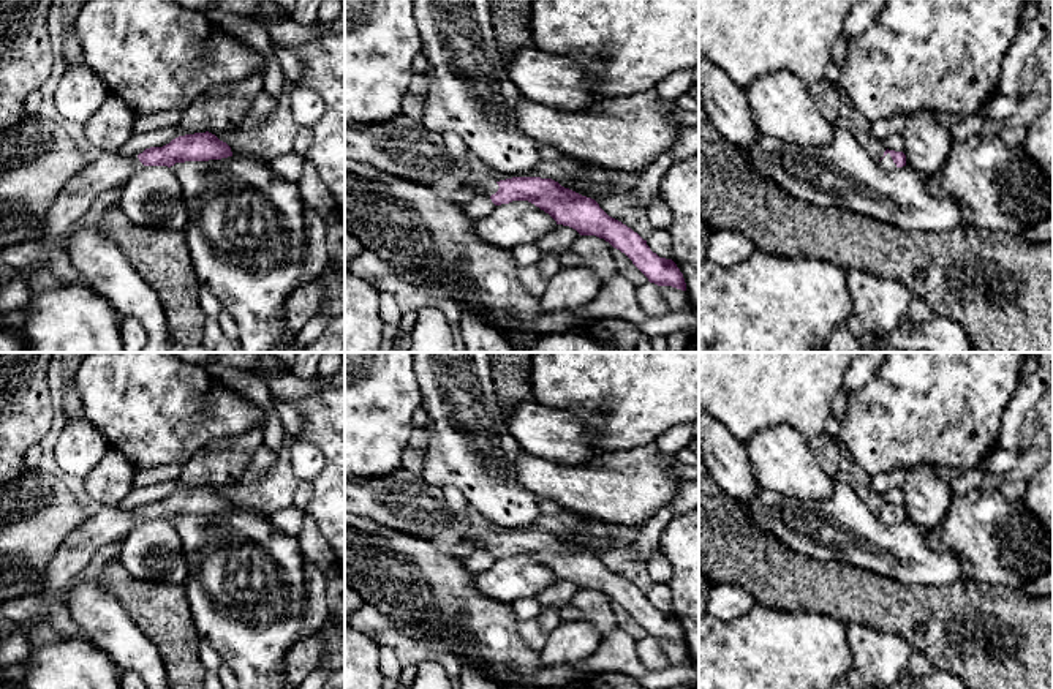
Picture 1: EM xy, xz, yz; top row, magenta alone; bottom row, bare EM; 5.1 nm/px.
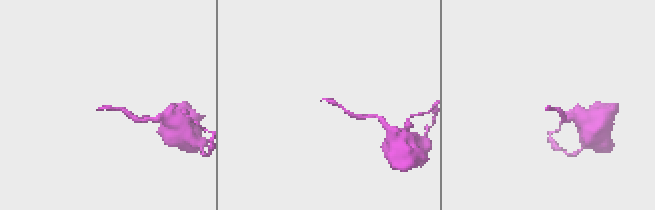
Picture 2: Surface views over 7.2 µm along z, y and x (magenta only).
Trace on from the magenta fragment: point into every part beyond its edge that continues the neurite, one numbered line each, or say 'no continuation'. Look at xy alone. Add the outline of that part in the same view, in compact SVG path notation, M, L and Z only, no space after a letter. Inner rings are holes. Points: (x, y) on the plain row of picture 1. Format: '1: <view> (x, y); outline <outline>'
1: xy (111, 523); outline M117 506L115 507L103 507L96 515L89 517L74 531L71 531L68 534L68 537L65 539L62 547L55 552L54 558L47 564L44 575L40 578L40 582L38 582L40 589L30 593L27 596L44 596L49 591L57 591L60 588L65 588L85 569L85 566L90 563L90 559L100 548L106 547L108 544L112 544L115 540L122 540L131 529L134 529L136 526L139 526L144 521L145 520L139 515L138 510L126 512L126 510L119 509ZM21 596L21 597L27 597L27 596ZM17 597L17 599L21 599L21 597ZM13 599L13 601L17 601L17 599Z

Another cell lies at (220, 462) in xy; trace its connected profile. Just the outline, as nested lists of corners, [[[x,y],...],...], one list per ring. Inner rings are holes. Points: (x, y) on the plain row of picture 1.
[[[258,427],[239,436],[213,438],[180,468],[179,482],[188,488],[239,482],[262,441]]]

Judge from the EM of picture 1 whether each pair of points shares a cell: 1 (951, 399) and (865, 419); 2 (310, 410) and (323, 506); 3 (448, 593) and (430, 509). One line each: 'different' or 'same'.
1: same
2: same
3: different

